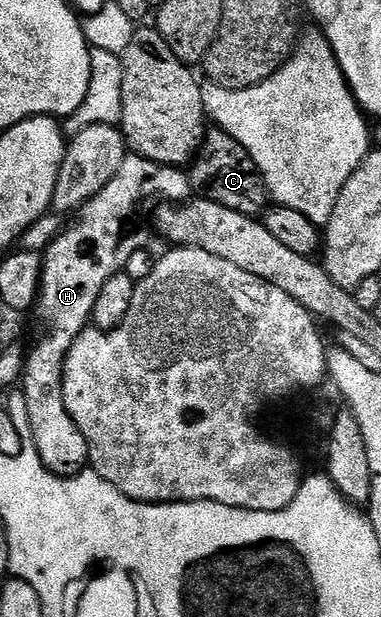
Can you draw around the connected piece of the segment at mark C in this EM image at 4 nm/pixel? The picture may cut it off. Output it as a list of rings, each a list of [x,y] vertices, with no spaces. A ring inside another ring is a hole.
[[[214,126],[207,131],[188,175],[190,187],[195,193],[219,203],[220,206],[226,206],[237,214],[258,218],[268,207],[266,184],[262,181],[262,175],[258,173],[248,150],[244,150],[244,146],[240,146],[240,142],[236,142],[223,128]]]

